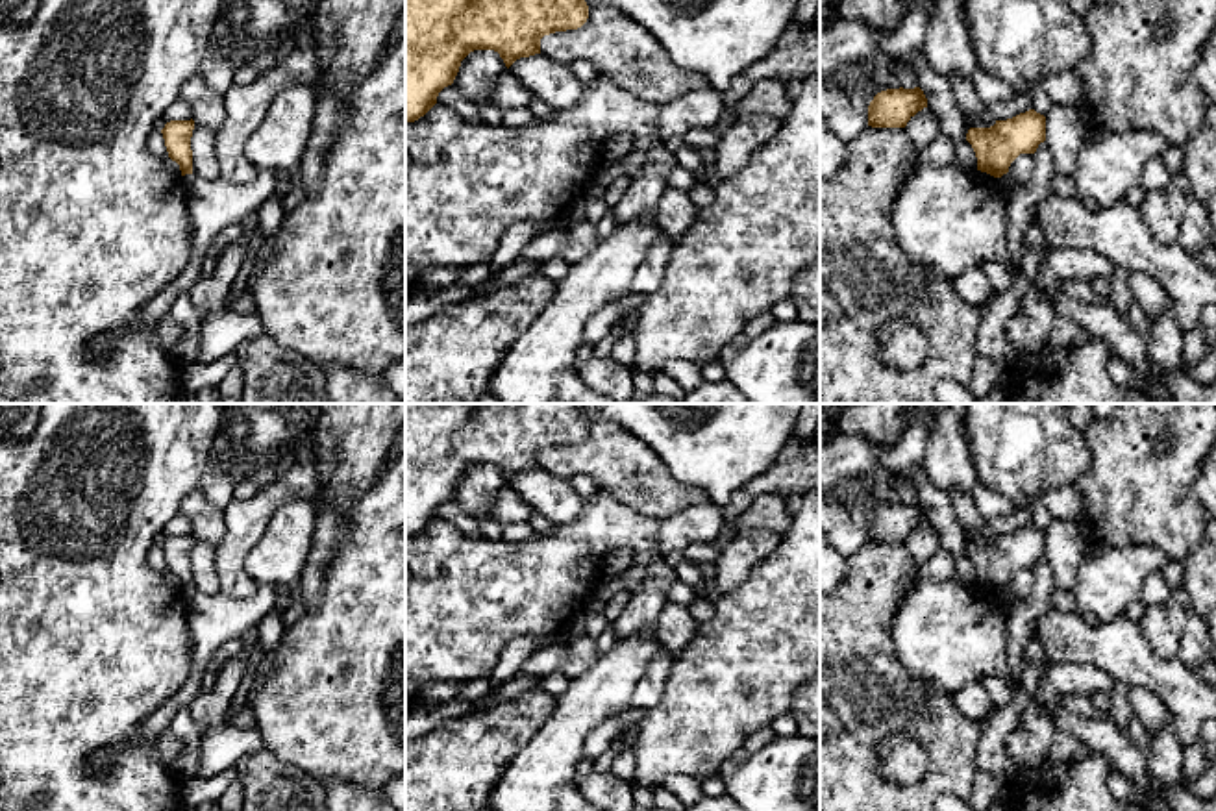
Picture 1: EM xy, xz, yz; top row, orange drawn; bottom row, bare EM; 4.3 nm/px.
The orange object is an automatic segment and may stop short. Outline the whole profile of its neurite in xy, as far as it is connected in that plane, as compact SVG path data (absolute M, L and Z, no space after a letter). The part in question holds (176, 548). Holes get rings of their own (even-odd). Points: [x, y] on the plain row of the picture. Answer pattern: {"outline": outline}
{"outline": "M170 535L161 544L168 572L180 580L181 591L192 589L191 552L194 535Z"}

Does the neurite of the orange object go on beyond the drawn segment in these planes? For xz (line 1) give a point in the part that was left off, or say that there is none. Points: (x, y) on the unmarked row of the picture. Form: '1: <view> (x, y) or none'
1: none

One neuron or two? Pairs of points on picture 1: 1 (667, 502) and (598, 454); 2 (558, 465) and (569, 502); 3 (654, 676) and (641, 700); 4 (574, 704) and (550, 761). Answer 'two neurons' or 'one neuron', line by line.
1: one neuron
2: two neurons
3: one neuron
4: one neuron

